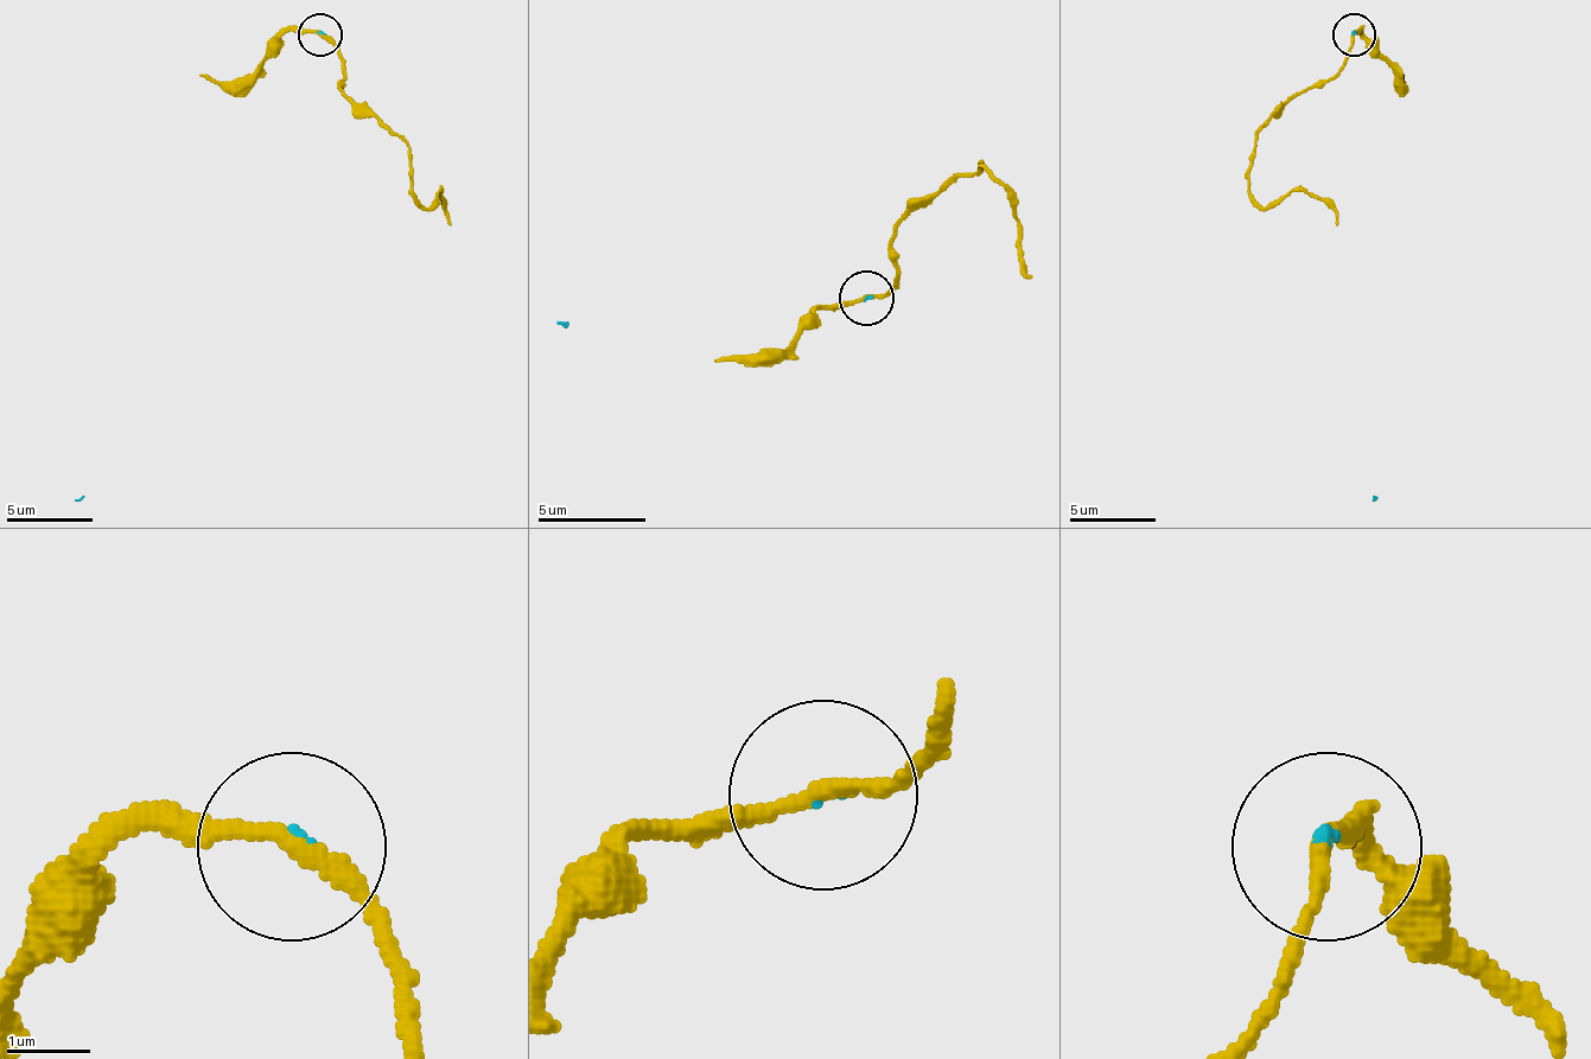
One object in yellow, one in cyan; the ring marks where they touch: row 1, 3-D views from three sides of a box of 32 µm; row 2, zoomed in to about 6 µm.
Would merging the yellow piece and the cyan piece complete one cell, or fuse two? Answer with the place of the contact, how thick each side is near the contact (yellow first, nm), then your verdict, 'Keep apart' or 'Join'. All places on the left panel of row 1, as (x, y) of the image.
Place: (319, 34). Thickness 200 nm (yellow) against 50 nm. Keep apart

